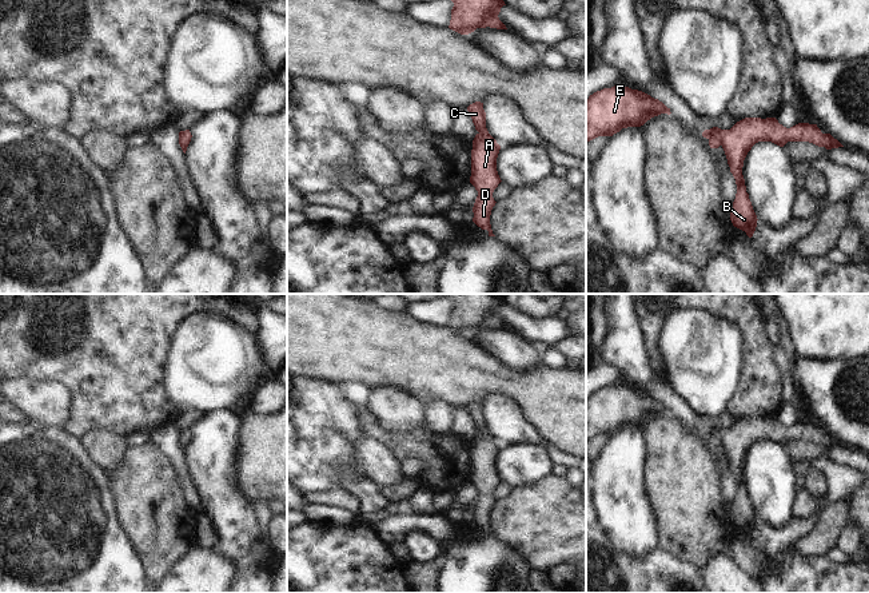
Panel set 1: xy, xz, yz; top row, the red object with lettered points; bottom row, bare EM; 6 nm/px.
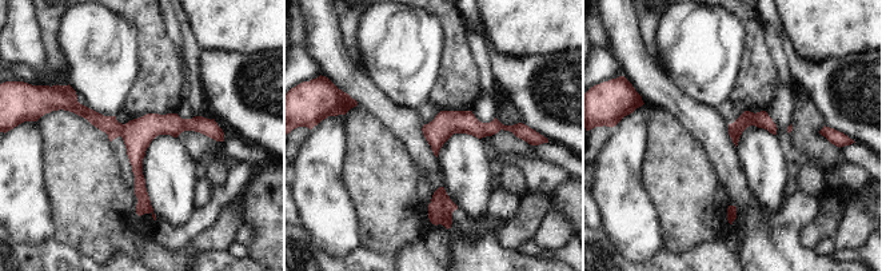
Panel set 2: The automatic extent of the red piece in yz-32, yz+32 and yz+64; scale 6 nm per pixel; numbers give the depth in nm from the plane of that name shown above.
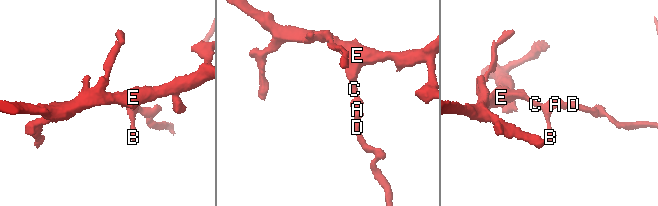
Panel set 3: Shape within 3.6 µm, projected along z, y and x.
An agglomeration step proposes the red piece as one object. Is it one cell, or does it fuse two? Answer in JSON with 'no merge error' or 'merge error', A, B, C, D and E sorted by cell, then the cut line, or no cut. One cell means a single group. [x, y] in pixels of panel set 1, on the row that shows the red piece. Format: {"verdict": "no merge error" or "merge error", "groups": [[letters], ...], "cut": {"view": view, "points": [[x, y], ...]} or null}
{"verdict": "no merge error", "groups": [["A", "B", "C", "D", "E"]], "cut": null}

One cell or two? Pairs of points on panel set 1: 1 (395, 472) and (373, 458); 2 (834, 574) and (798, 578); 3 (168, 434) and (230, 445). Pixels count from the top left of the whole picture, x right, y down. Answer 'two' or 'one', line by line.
1: one
2: one
3: two

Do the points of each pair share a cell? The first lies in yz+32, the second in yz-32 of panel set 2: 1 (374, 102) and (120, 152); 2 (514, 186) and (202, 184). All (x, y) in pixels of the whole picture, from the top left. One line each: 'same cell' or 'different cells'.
1: different cells
2: different cells

